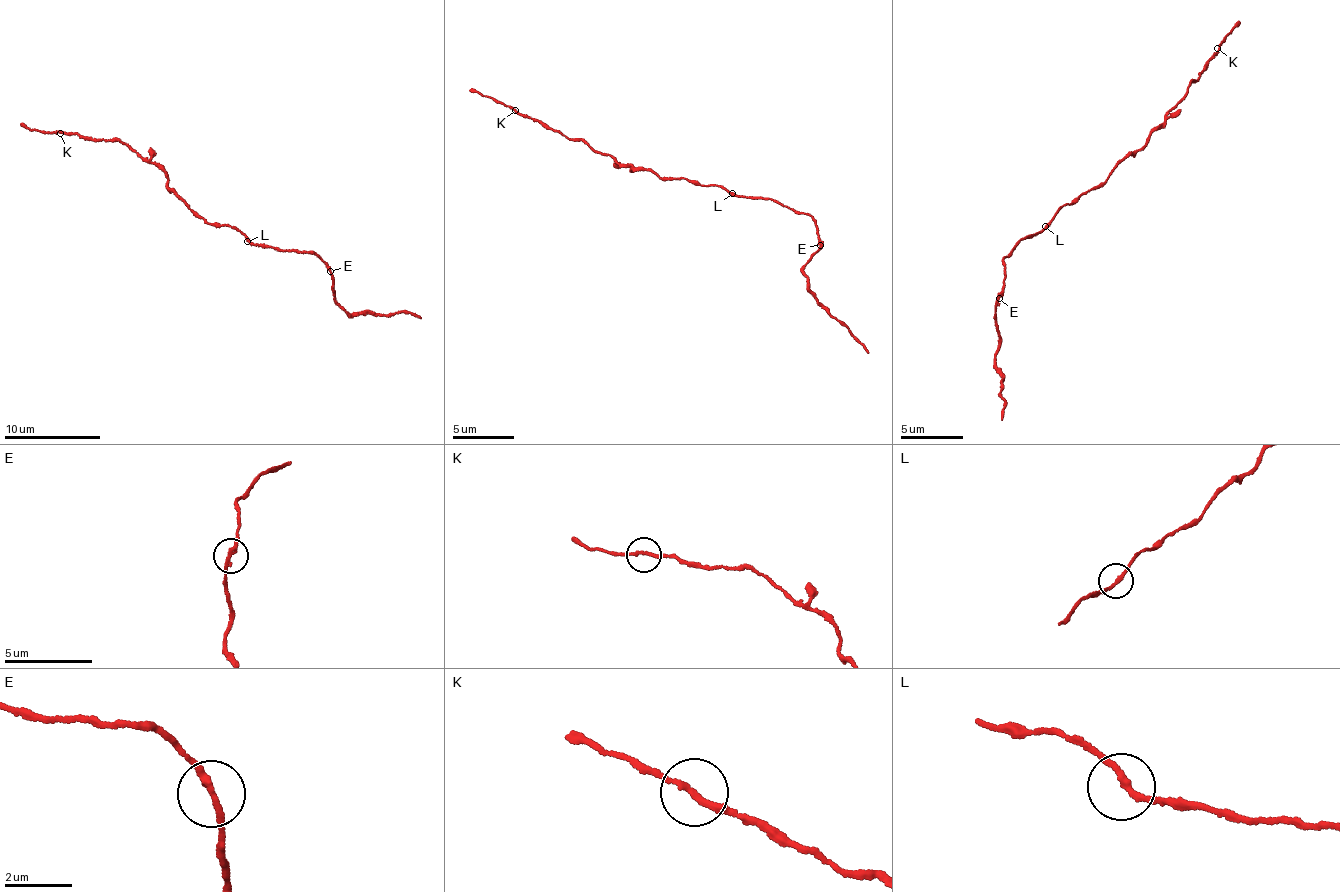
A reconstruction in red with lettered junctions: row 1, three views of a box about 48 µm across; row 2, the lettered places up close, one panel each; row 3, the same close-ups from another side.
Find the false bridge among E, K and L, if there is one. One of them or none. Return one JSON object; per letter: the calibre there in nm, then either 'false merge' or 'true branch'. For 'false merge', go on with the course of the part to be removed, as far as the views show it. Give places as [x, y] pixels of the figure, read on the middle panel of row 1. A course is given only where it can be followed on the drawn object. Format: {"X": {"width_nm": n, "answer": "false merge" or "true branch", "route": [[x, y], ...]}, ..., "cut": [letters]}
{"E": {"width_nm": 180, "answer": "false merge", "route": [[820, 244], [803, 266], [809, 287], [867, 352]]}, "K": {"width_nm": 170, "answer": "true branch"}, "L": {"width_nm": 180, "answer": "true branch"}, "cut": ["E"]}

